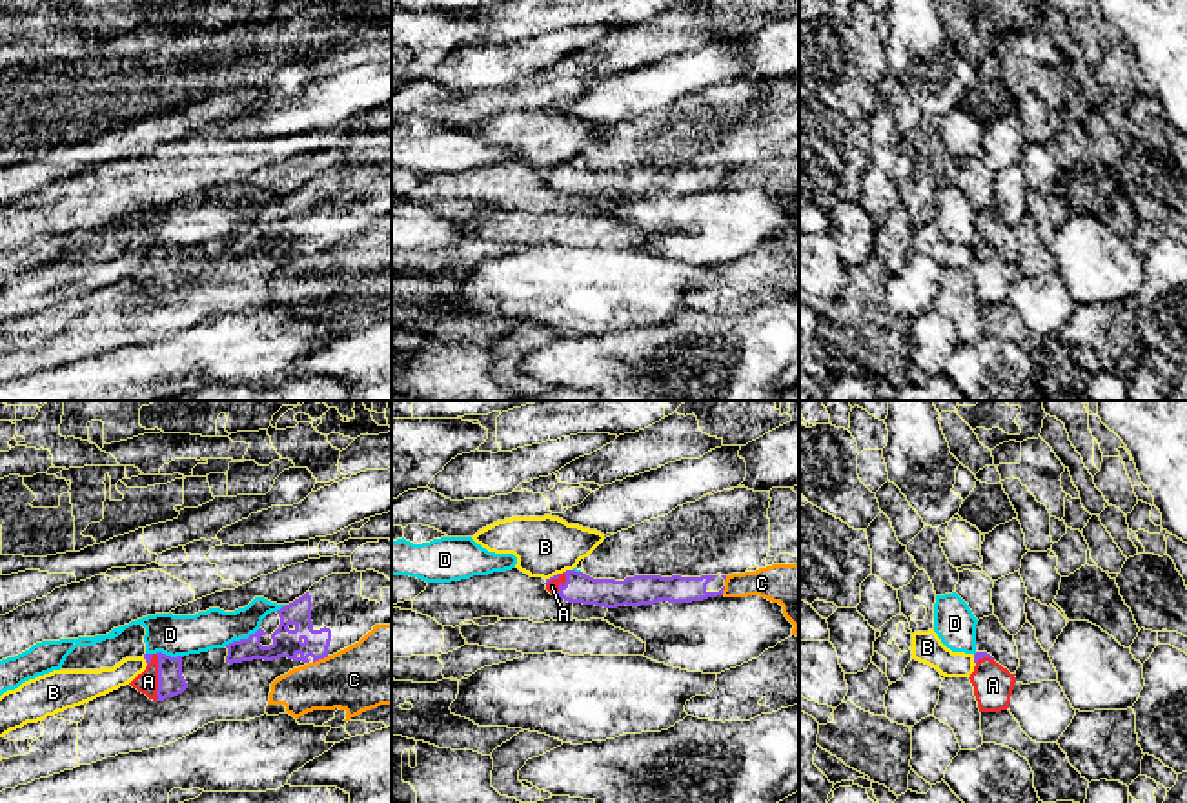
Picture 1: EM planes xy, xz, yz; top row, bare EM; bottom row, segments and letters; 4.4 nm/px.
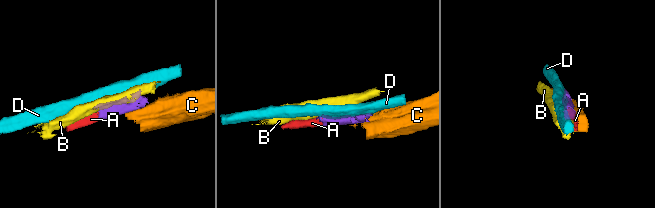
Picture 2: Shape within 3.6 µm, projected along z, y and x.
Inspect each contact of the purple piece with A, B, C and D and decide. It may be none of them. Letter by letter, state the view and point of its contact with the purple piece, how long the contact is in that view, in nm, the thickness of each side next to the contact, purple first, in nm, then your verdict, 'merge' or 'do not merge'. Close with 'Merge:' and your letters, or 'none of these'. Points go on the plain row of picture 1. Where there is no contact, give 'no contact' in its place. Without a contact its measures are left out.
A: xy (159, 268) | 200 nm | 120/100 nm | merge
B: xz (568, 162) | 40 nm | 130/260 nm | do not merge
C: xy (321, 250) | 80 nm | 130/300 nm | do not merge
D: xy (241, 232) | 180 nm | 130/180 nm | do not merge
Merge: A

